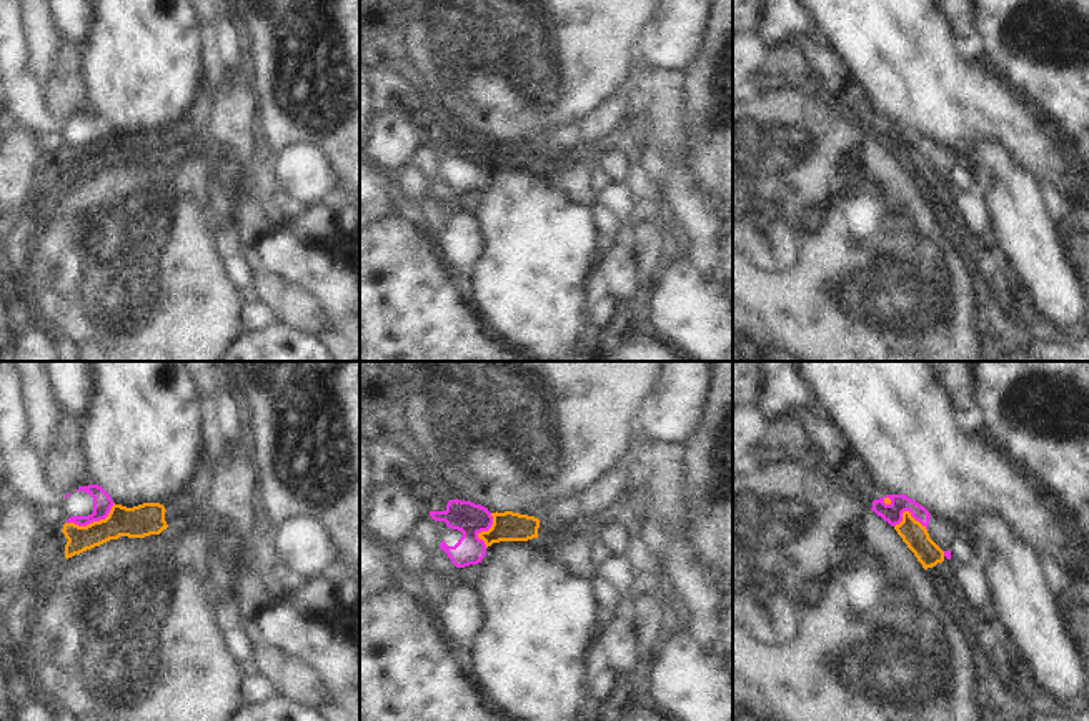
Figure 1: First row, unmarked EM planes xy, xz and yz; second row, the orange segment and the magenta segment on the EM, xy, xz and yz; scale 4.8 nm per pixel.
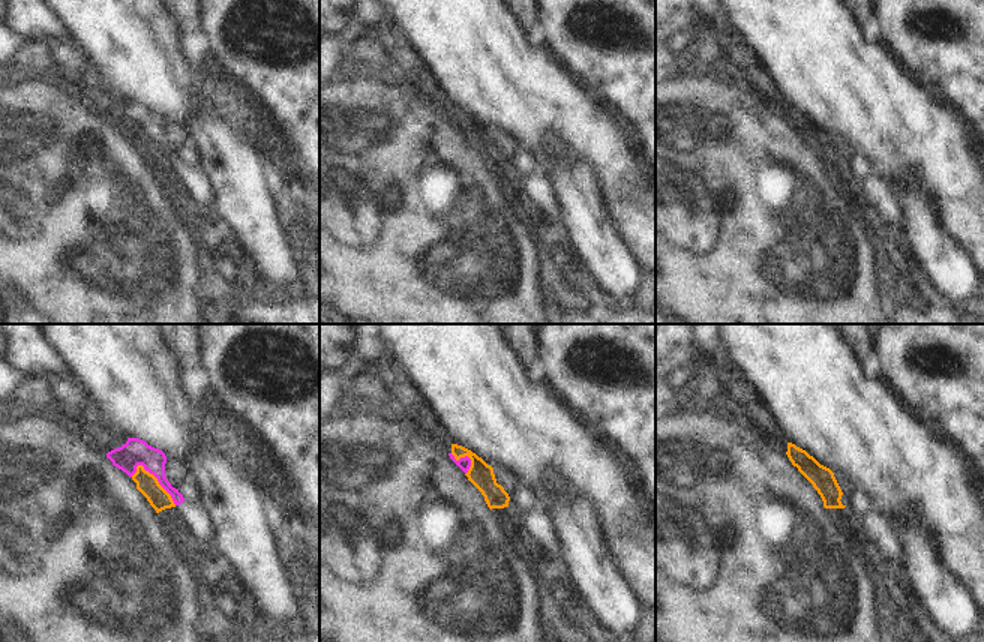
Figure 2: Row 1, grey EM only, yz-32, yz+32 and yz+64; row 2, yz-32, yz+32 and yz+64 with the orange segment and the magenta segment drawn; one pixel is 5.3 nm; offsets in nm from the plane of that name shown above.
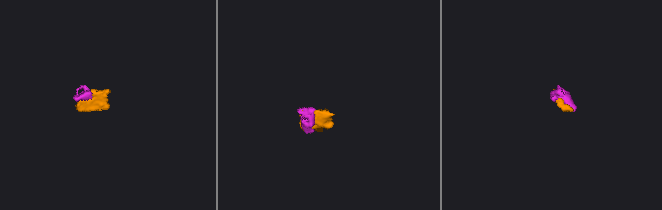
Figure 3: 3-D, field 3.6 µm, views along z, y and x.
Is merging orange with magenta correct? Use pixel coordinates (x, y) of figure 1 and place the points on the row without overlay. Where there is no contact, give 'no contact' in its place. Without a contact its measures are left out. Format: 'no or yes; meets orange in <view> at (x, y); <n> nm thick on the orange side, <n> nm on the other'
yes; meets orange in xy at (94, 149); 160 nm thick on the orange side, 100 nm on the other

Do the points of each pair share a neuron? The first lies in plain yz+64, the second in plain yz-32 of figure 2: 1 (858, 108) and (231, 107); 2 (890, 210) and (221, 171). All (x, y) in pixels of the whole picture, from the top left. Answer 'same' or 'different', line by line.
1: same
2: different

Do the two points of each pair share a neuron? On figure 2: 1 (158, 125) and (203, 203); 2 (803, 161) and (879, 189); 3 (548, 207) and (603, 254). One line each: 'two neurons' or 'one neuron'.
1: one neuron
2: two neurons
3: two neurons

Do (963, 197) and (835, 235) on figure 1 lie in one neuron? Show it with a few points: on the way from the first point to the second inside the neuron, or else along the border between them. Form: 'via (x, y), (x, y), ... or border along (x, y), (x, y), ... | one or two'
border along (949, 187), (963, 220), (976, 232) | two

